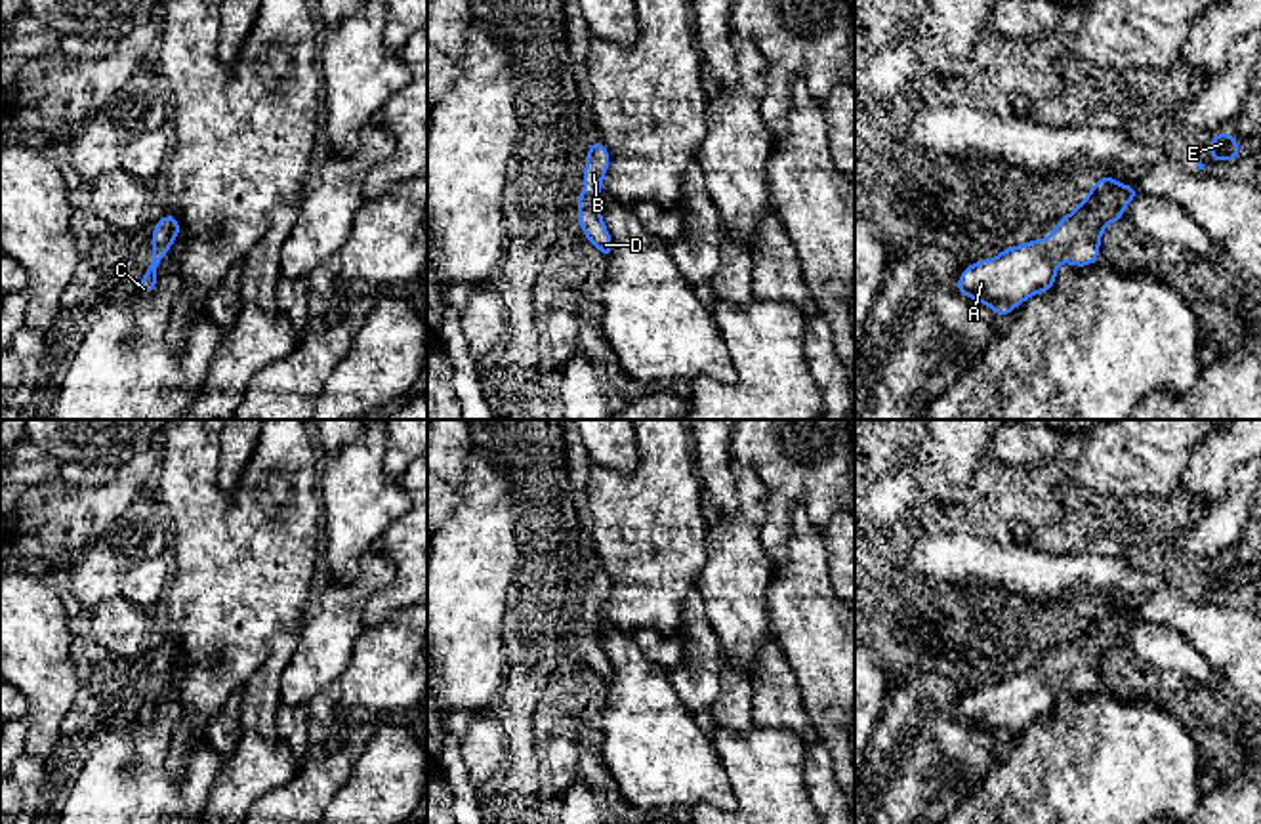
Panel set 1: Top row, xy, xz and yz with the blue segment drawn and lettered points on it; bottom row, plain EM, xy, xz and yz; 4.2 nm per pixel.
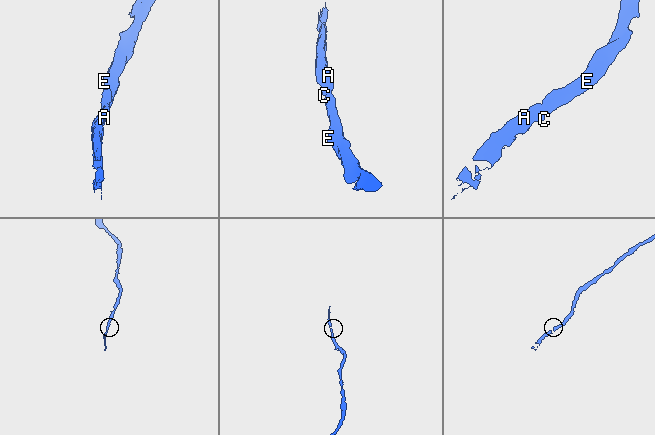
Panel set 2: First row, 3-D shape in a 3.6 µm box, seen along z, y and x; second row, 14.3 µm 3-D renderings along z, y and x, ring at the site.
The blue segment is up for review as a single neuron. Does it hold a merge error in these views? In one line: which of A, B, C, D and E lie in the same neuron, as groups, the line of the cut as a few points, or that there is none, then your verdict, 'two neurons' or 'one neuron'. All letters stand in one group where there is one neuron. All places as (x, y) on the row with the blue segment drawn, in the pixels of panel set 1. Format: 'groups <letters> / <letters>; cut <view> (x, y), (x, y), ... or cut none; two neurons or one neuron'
groups A B C D E; cut none; one neuron

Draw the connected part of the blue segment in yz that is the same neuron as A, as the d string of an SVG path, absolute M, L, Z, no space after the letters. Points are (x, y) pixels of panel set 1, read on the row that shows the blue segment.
M1099 177L1084 202L1053 225L1049 238L1003 248L998 258L969 265L958 278L958 294L1007 317L1026 298L1053 288L1059 261L1076 267L1095 263L1101 233L1110 221L1122 221L1127 202L1137 196L1141 195L1131 185Z

